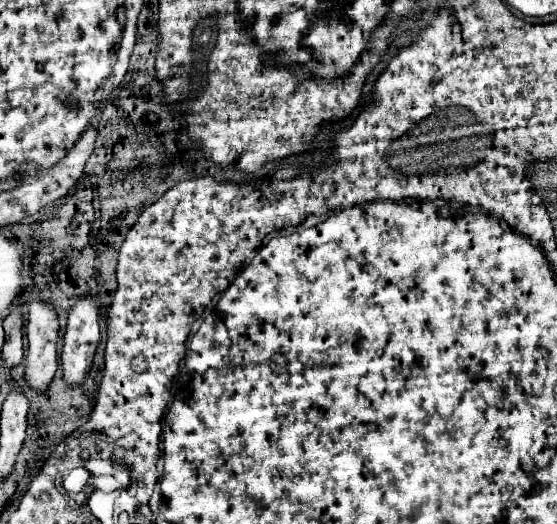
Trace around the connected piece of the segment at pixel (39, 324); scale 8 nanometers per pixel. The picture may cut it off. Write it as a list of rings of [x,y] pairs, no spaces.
[[[45,300],[29,302],[27,320],[27,368],[25,380],[31,388],[43,392],[57,370],[57,340],[59,340],[59,318],[55,306]]]

